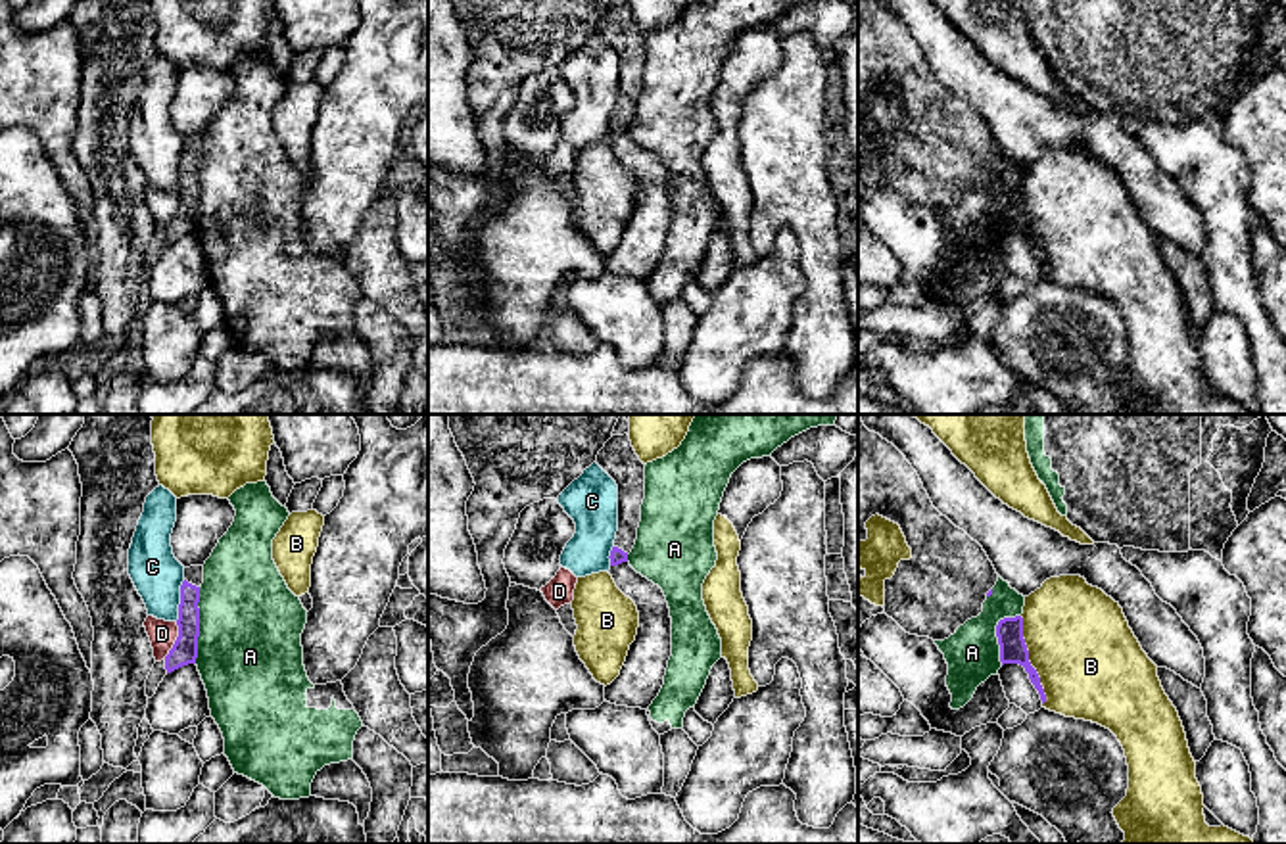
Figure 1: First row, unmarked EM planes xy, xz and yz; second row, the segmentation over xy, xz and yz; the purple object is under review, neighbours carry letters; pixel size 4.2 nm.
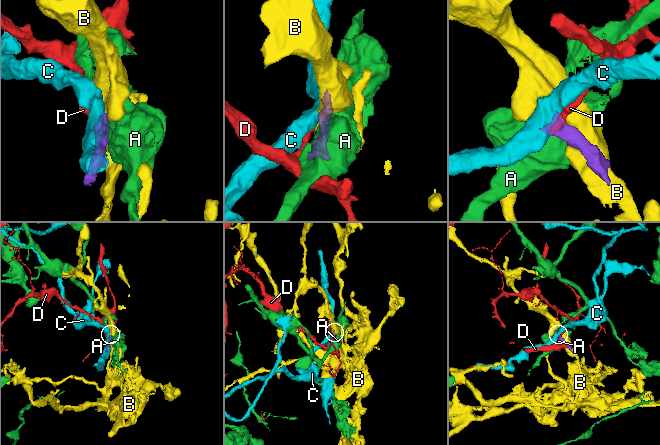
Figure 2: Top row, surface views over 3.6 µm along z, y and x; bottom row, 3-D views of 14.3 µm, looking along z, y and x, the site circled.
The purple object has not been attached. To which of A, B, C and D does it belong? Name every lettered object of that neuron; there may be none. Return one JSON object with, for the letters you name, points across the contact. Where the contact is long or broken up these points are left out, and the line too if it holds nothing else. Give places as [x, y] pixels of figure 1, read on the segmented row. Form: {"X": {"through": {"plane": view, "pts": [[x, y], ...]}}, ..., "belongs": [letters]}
{"belongs": []}

